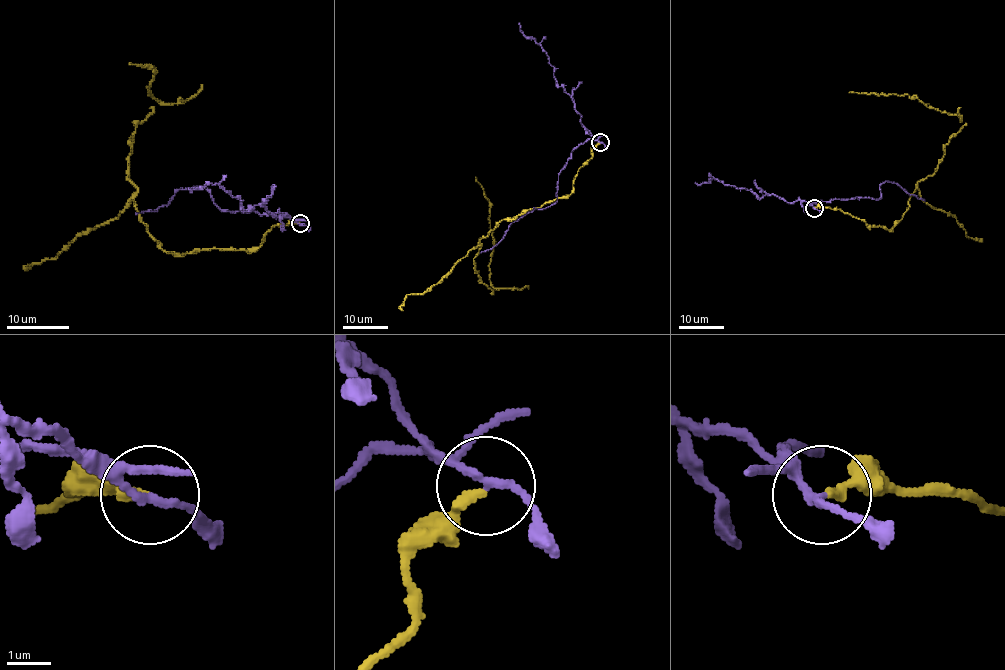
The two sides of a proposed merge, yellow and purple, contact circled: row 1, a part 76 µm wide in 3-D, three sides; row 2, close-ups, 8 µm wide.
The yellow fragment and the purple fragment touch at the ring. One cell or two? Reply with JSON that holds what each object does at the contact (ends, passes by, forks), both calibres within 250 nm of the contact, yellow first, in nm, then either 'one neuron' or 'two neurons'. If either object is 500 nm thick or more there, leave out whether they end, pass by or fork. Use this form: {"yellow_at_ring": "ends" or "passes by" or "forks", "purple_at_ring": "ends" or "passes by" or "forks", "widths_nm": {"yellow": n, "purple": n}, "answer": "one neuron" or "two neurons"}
{"yellow_at_ring": "ends", "purple_at_ring": "passes by", "widths_nm": {"yellow": 200, "purple": 170}, "answer": "two neurons"}

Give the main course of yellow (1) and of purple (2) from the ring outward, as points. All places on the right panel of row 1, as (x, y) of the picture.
1: (815, 208), (840, 209), (868, 226), (889, 230), (965, 123), (908, 95), (849, 92)
2: (815, 208), (811, 203), (833, 199), (879, 199), (879, 186), (885, 181), (895, 183), (925, 201)

